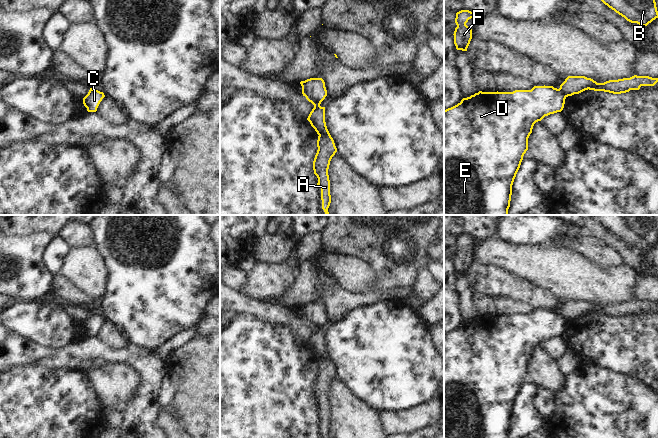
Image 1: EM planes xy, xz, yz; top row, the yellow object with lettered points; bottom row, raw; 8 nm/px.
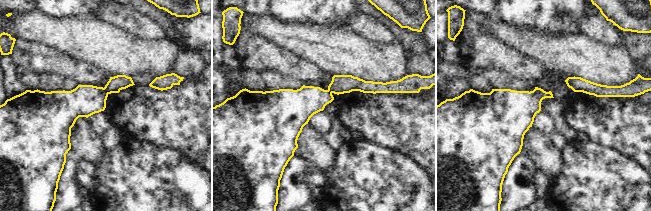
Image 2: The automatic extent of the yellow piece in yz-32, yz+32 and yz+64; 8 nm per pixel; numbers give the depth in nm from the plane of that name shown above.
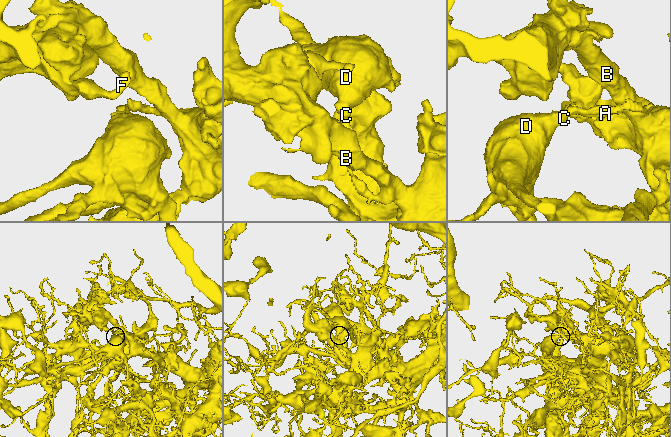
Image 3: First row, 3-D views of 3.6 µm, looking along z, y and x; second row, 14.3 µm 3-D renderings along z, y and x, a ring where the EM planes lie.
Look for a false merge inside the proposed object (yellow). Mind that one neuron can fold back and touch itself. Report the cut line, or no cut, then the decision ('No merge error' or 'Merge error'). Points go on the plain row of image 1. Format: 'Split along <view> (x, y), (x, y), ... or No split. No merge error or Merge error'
Split along yz (558, 313), (566, 320). Merge error.

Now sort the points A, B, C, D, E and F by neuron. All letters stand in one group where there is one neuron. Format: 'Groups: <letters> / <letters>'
Groups: A B F / C D E.

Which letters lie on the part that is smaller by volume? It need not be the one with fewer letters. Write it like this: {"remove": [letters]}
{"remove": ["C", "D", "E"]}

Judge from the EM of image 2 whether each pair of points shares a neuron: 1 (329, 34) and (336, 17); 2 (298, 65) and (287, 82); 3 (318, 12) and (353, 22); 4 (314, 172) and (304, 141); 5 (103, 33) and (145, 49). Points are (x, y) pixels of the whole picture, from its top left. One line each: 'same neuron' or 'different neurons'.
1: different neurons
2: different neurons
3: different neurons
4: different neurons
5: same neuron

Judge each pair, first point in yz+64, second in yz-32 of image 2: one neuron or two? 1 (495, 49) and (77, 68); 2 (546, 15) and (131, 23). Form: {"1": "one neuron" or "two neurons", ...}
{"1": "one neuron", "2": "two neurons"}

